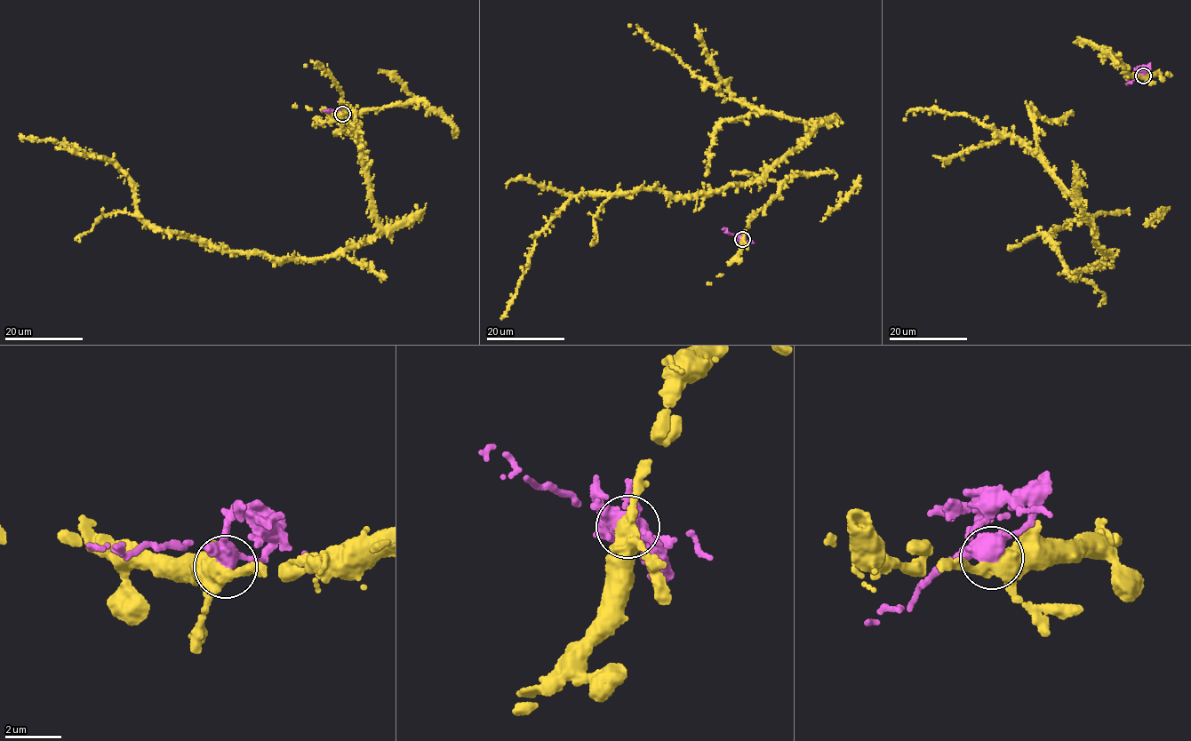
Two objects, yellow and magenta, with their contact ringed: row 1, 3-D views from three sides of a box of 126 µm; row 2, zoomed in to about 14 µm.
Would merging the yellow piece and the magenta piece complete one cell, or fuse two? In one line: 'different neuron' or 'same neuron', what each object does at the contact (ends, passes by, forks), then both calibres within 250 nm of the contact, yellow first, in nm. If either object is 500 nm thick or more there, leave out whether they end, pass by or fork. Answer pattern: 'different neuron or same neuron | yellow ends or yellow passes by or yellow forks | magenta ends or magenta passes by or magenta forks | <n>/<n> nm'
different neuron | yellow forks | magenta forks | 400/340 nm

